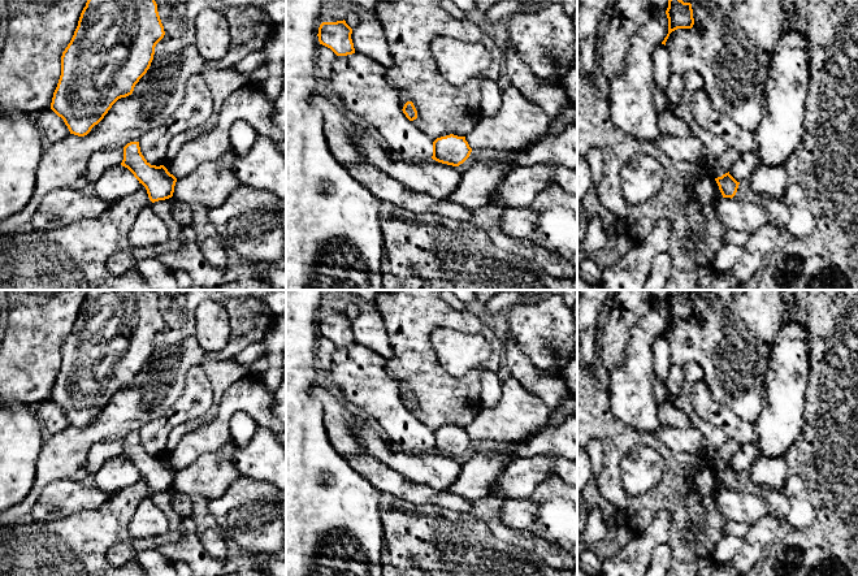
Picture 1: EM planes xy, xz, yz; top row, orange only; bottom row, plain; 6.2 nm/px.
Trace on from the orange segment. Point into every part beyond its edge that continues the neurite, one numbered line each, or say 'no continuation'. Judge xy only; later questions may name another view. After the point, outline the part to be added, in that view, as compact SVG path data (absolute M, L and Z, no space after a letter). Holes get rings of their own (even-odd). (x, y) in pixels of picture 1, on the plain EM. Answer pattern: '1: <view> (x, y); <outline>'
no continuation

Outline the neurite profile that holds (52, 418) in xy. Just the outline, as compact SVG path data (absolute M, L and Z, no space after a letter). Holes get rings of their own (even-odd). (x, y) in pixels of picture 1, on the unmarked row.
M52 400L34 406L32 411L43 424L47 434L56 434L70 425L64 411L58 408Z

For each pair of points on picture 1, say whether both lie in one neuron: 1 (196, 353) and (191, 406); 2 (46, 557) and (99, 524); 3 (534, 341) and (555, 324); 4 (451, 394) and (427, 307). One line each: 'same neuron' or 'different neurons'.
1: different neurons
2: same neuron
3: same neuron
4: same neuron

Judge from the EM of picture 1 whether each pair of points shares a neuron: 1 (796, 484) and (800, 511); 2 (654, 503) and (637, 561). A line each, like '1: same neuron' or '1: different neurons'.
1: same neuron
2: different neurons

